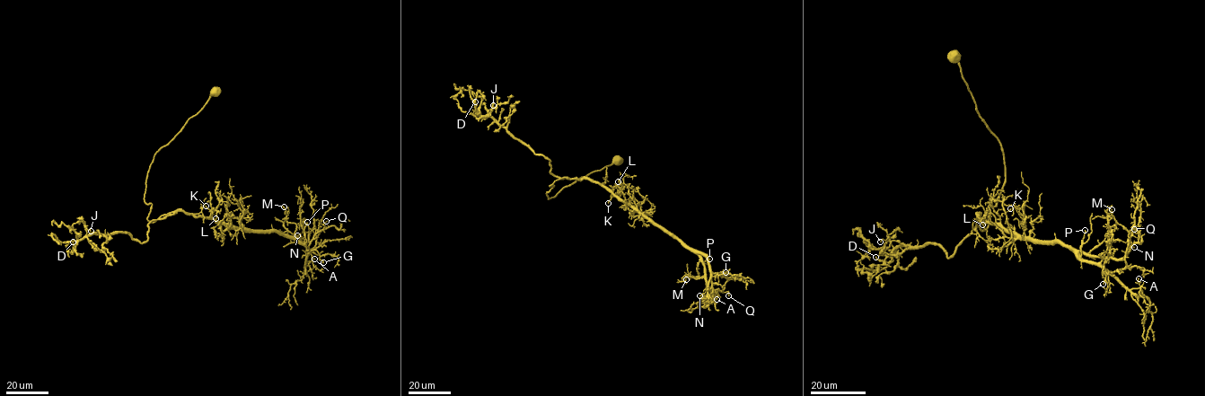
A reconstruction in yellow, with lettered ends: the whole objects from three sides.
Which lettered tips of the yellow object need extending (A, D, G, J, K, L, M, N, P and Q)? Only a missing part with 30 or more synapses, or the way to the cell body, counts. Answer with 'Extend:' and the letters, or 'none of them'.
Extend: none of them

